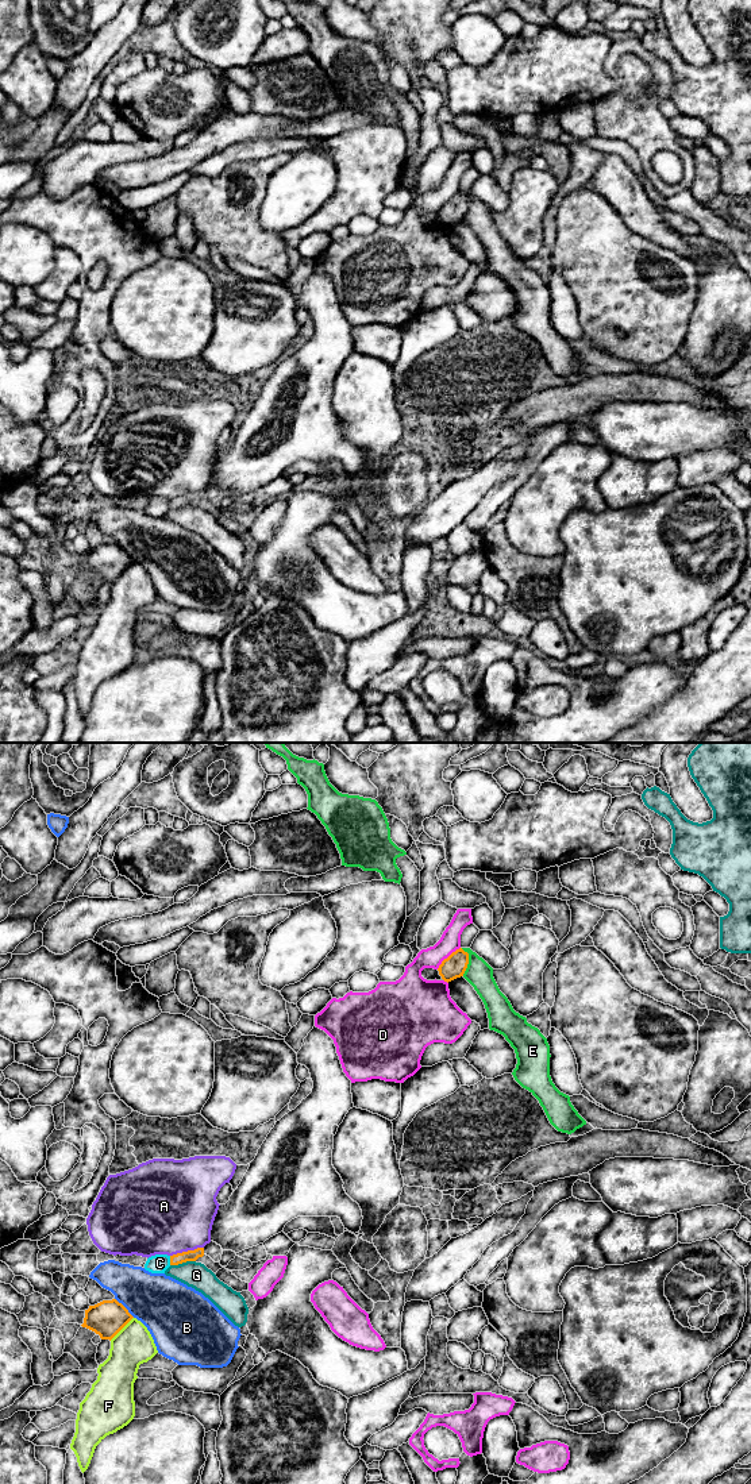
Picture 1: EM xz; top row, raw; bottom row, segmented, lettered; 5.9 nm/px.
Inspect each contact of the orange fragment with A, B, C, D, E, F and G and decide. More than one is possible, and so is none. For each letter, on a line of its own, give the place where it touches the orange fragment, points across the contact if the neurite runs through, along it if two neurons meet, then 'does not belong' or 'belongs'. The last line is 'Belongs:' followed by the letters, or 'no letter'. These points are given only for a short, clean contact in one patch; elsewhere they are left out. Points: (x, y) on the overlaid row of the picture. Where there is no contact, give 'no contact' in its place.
A: xz (188, 1251) | does not belong
B: xz (124, 1307) | does not belong
C: xz (170, 1260) | along xz (169, 1256), (170, 1264) | does not belong
D: xz (449, 956) | does not belong
E: xz (468, 962) | along xz (461, 948), (468, 954), (468, 967), (462, 975) | does not belong
F: xz (120, 1329) | does not belong
G: xz (183, 1261) | does not belong
Belongs: no letter

